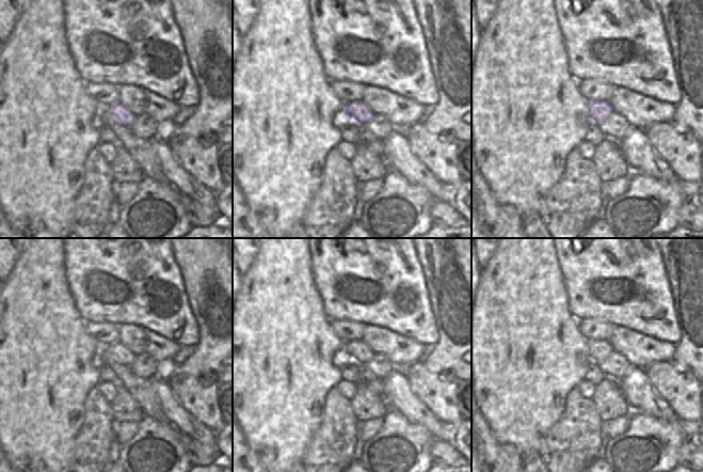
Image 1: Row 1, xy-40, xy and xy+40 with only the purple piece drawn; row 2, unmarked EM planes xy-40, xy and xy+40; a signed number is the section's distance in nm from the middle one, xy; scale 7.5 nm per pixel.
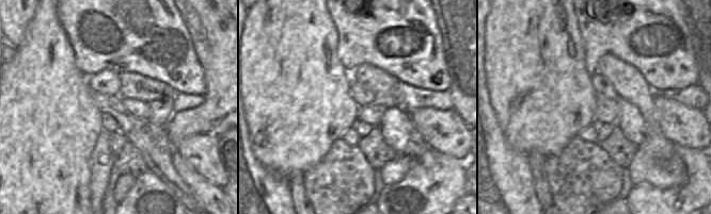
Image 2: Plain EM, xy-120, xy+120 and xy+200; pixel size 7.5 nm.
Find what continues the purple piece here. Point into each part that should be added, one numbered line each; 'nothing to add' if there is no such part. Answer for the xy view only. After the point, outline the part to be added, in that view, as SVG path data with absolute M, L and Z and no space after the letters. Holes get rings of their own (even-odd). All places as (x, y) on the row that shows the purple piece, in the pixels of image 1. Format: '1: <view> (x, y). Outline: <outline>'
nothing to add.

